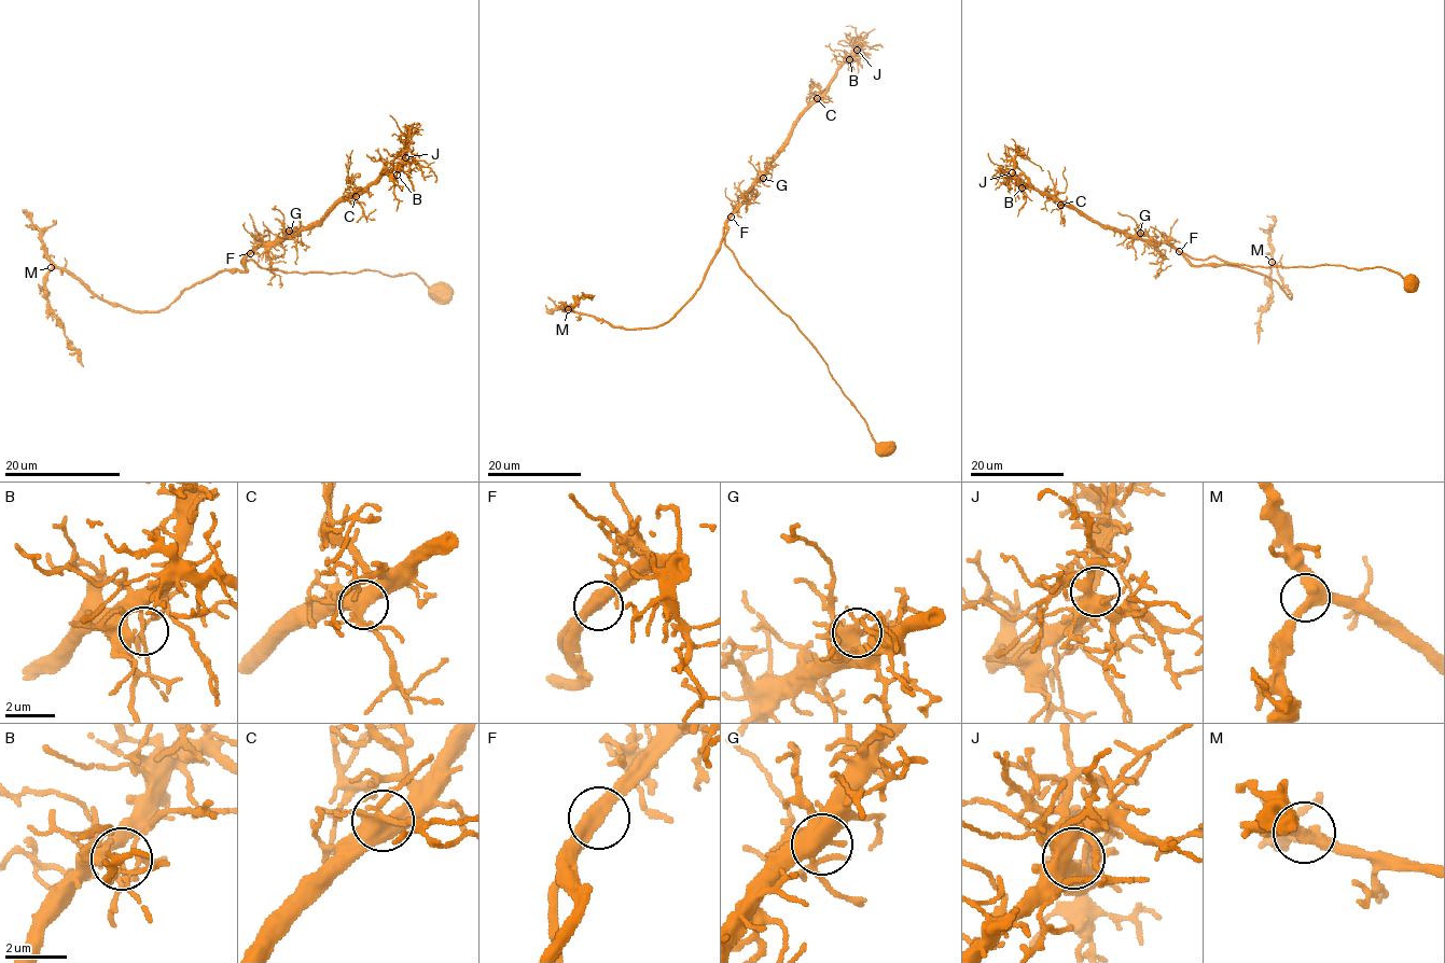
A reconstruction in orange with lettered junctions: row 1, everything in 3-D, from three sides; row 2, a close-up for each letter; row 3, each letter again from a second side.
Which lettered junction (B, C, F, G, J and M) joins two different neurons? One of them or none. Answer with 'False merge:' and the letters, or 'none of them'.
False merge: none of them

